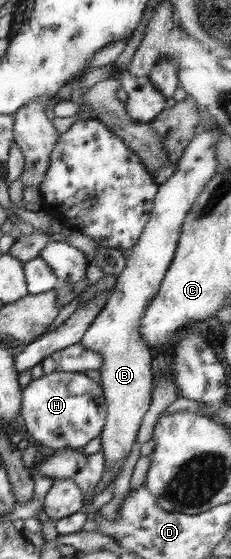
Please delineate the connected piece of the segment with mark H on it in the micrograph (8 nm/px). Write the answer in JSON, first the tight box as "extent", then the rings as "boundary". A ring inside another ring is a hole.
{"extent":[21,372,107,451],"boundary":[[[52,372],[44,378],[32,380],[22,394],[21,417],[24,418],[29,439],[35,444],[56,451],[63,448],[82,449],[103,433],[107,418],[103,388],[85,373]]]}

